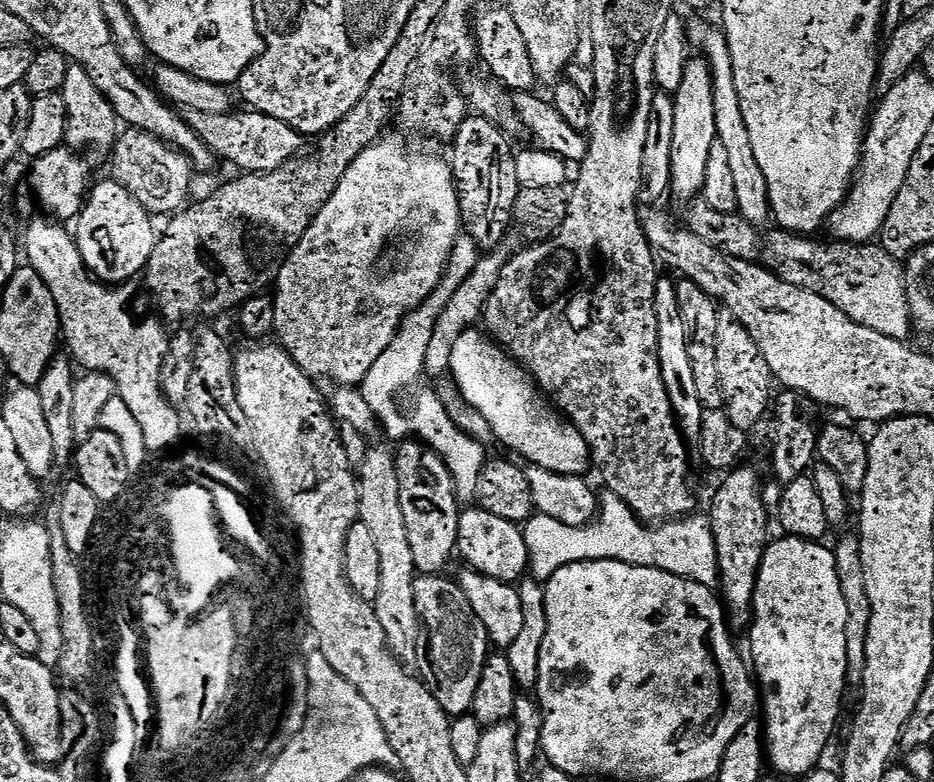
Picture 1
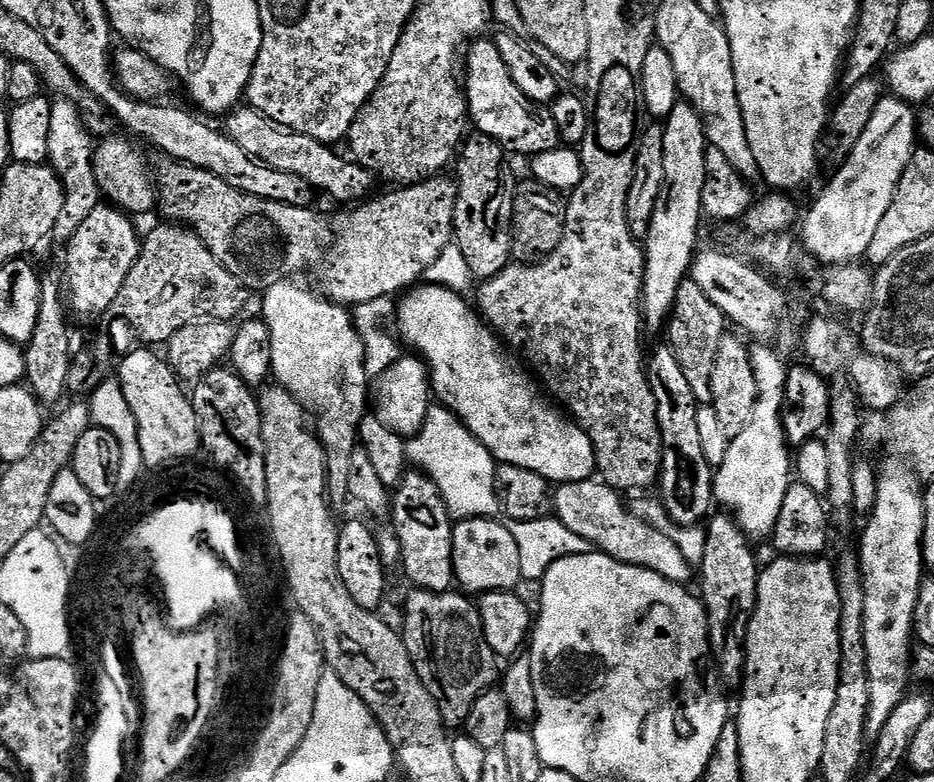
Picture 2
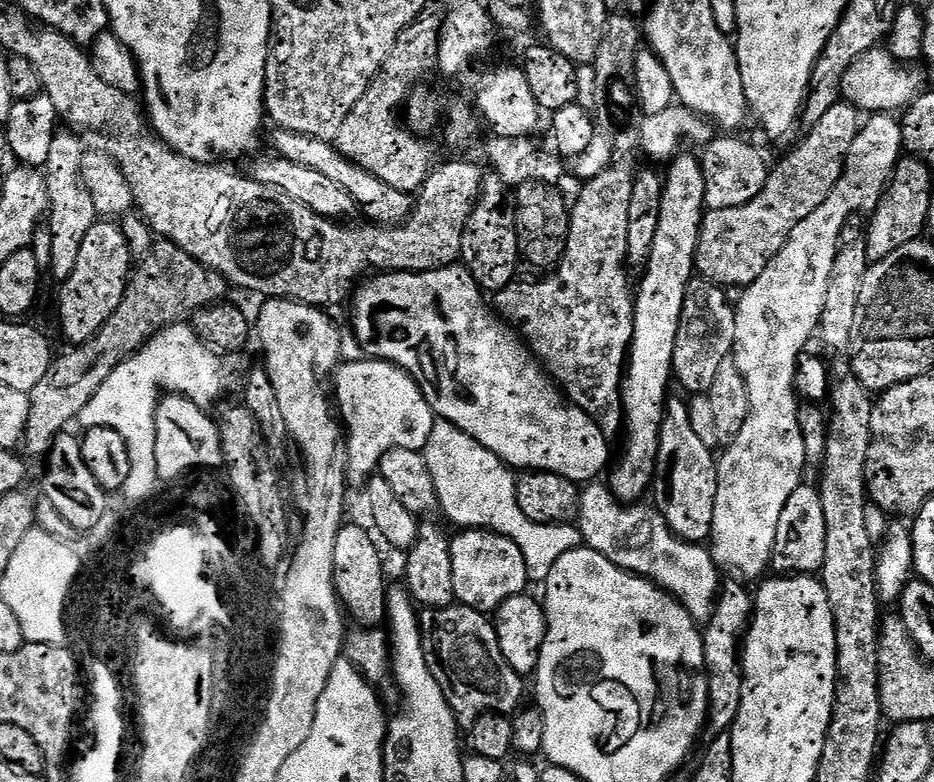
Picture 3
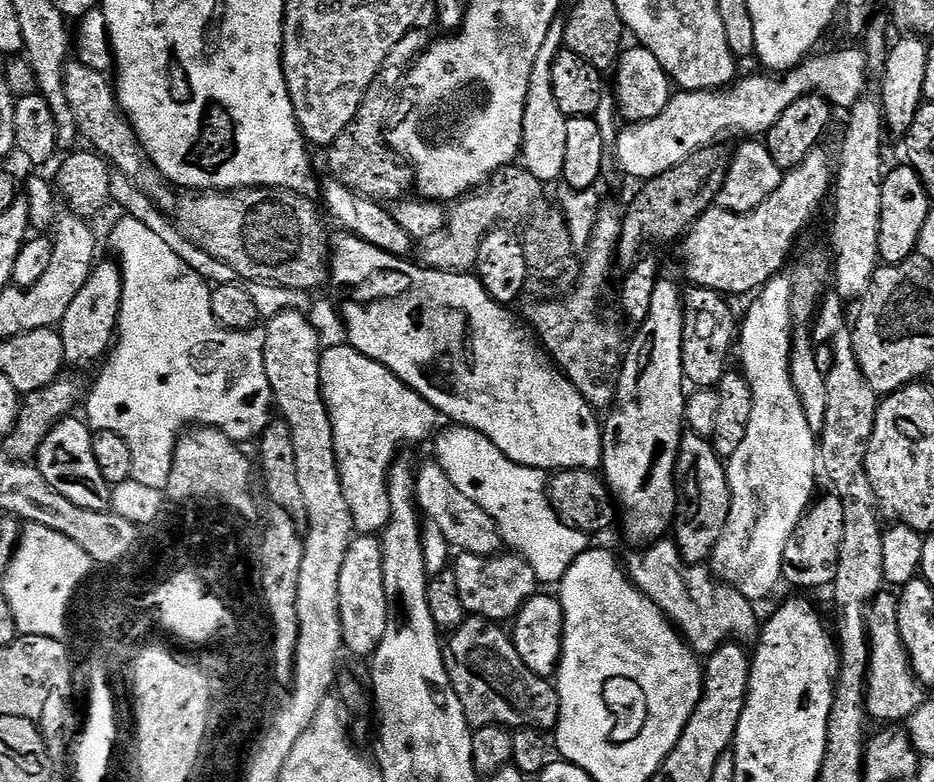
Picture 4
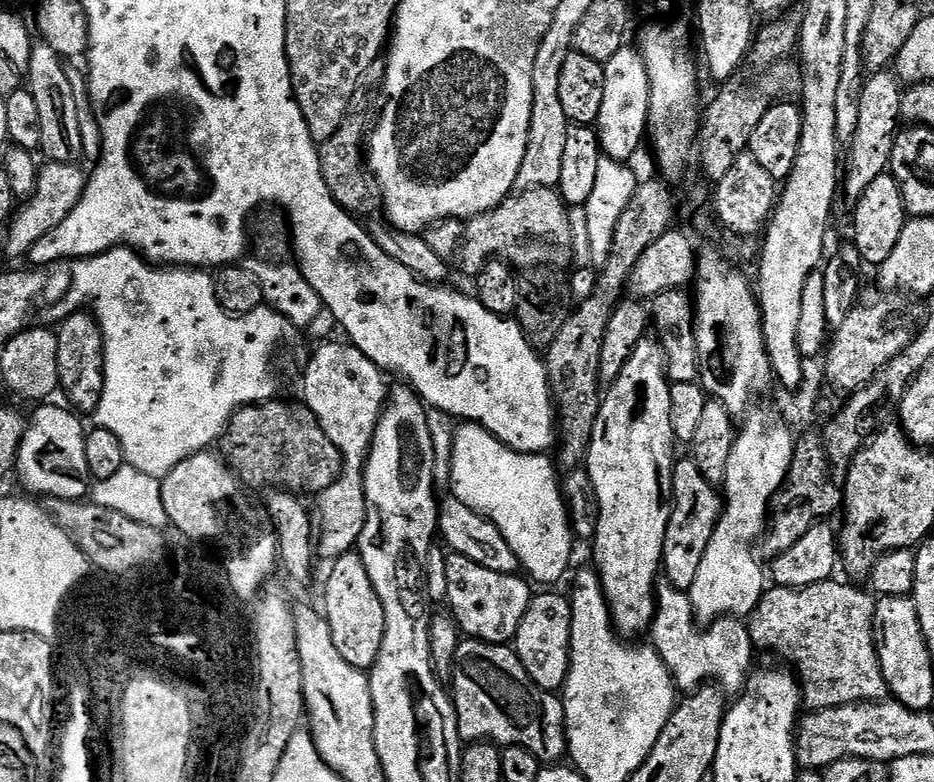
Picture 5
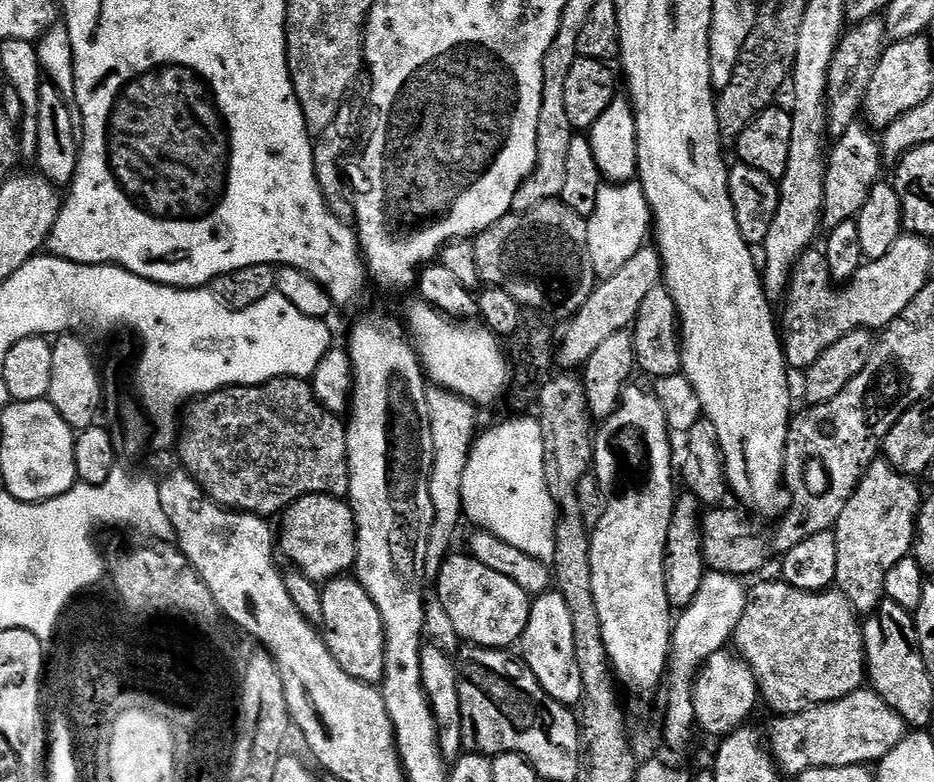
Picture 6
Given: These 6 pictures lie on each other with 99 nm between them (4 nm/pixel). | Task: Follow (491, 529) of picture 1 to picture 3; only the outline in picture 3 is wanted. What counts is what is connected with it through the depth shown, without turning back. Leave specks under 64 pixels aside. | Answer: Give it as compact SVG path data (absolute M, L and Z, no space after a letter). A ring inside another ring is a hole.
M460 530L457 536L451 537L449 546L450 558L453 560L454 594L459 603L470 606L485 614L495 613L496 609L515 596L525 595L527 584L530 584L526 558L522 558L522 550L510 538L499 536L497 532L487 530Z

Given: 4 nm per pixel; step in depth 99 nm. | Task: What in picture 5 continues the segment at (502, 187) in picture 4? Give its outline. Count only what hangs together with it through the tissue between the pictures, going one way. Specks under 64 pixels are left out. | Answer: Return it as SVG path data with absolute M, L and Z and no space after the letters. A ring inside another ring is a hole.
M531 188L525 192L517 191L507 196L492 212L473 216L467 221L462 243L459 246L458 261L460 268L469 278L479 275L493 258L503 261L513 270L519 268L564 268L573 263L572 236L569 206L565 204L556 188Z

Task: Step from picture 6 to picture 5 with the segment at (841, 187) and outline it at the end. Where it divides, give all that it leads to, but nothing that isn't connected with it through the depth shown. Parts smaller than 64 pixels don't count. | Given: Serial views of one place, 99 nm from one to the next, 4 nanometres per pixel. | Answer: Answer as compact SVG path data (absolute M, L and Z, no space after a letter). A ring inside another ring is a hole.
M893 71L873 73L864 84L859 99L860 110L858 126L852 142L848 146L844 164L842 188L846 190L849 201L855 202L866 192L870 183L885 175L892 161L893 143L901 123L901 98L903 89L899 77Z

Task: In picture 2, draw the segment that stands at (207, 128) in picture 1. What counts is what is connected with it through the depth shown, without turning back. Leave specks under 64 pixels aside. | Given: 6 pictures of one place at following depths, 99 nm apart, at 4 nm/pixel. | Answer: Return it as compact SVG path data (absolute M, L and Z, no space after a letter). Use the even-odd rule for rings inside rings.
M242 106L227 115L226 131L232 140L238 142L251 156L259 158L275 169L284 173L298 174L312 187L328 192L340 202L362 202L372 190L373 171L358 163L350 162L340 155L331 145L322 143L310 135L293 132L291 128L282 126L264 112L251 106Z

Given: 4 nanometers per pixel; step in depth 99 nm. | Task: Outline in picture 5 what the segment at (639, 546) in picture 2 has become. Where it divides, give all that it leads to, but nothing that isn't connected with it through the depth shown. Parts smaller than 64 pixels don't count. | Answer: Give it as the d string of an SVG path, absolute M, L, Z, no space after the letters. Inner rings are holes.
M660 582L656 585L656 616L652 620L651 636L651 647L655 648L665 666L672 671L672 679L681 693L691 694L709 682L715 682L728 694L739 694L744 691L744 686L754 668L752 665L754 645L751 627L743 619L725 615L707 626L701 626L692 609L689 593L683 588L676 588L673 584Z

